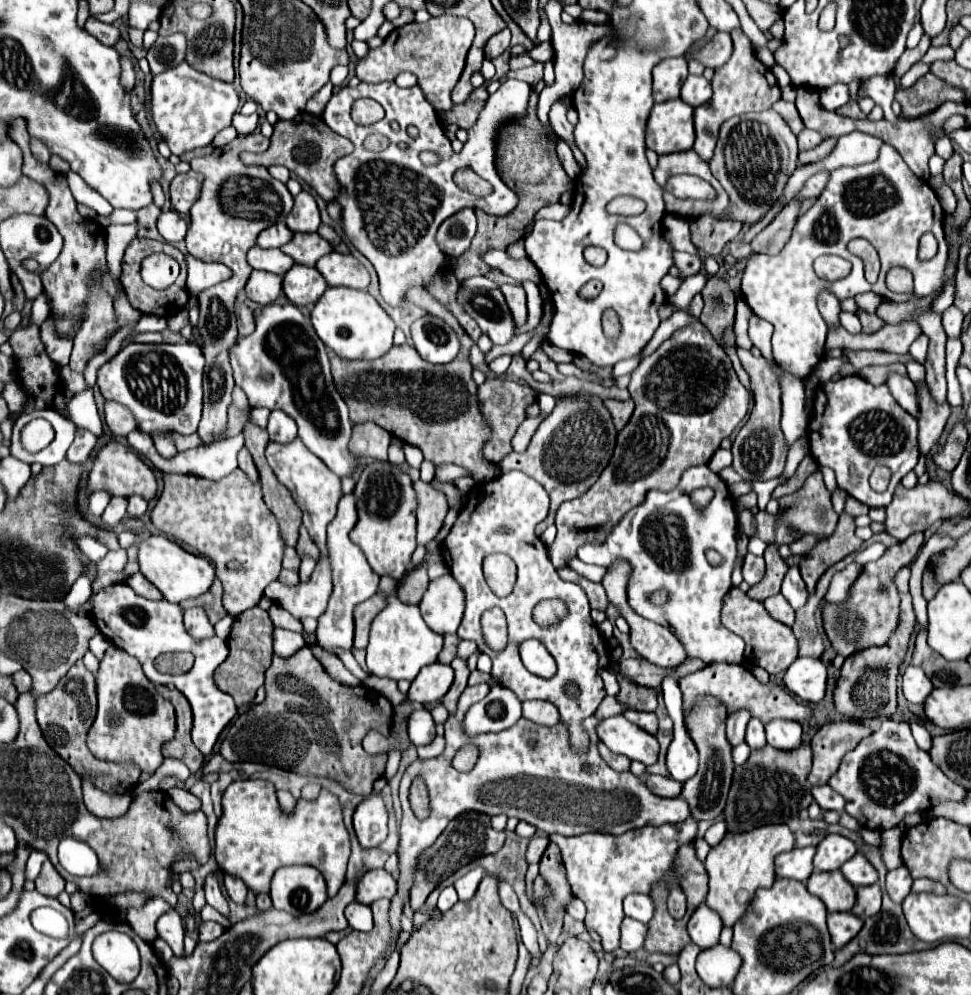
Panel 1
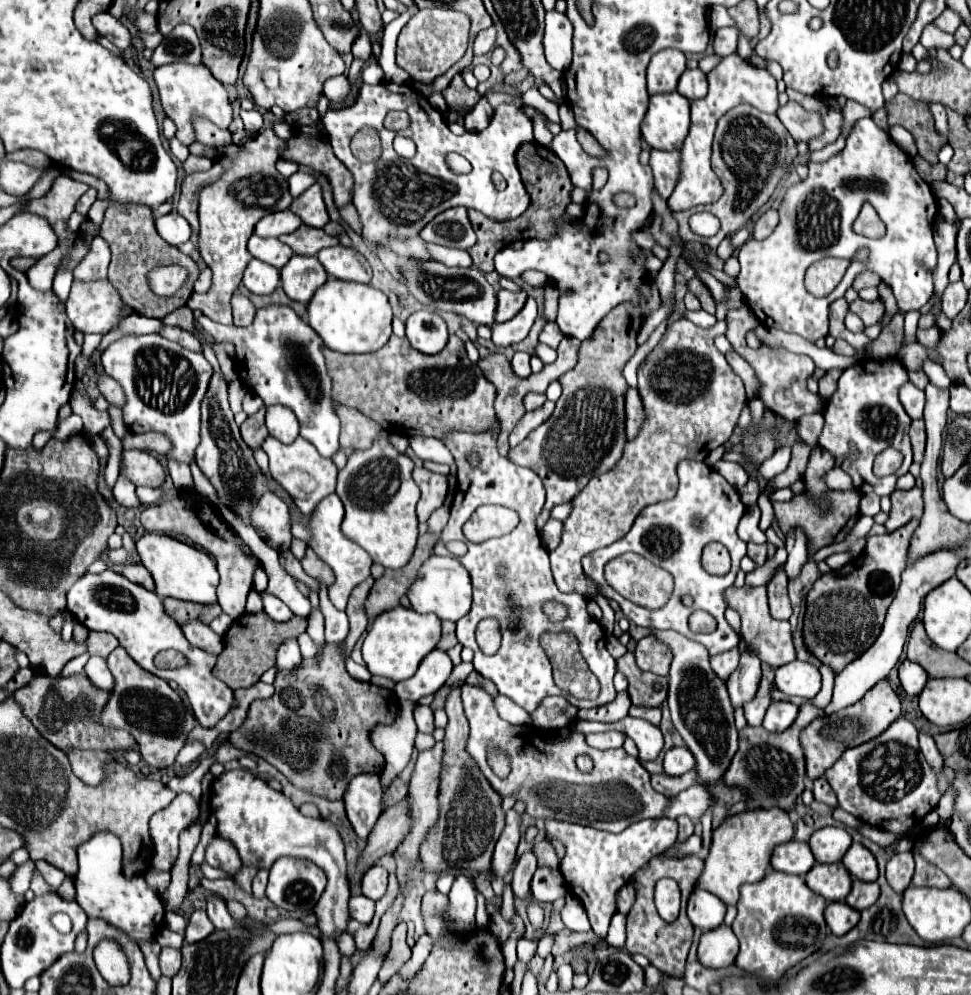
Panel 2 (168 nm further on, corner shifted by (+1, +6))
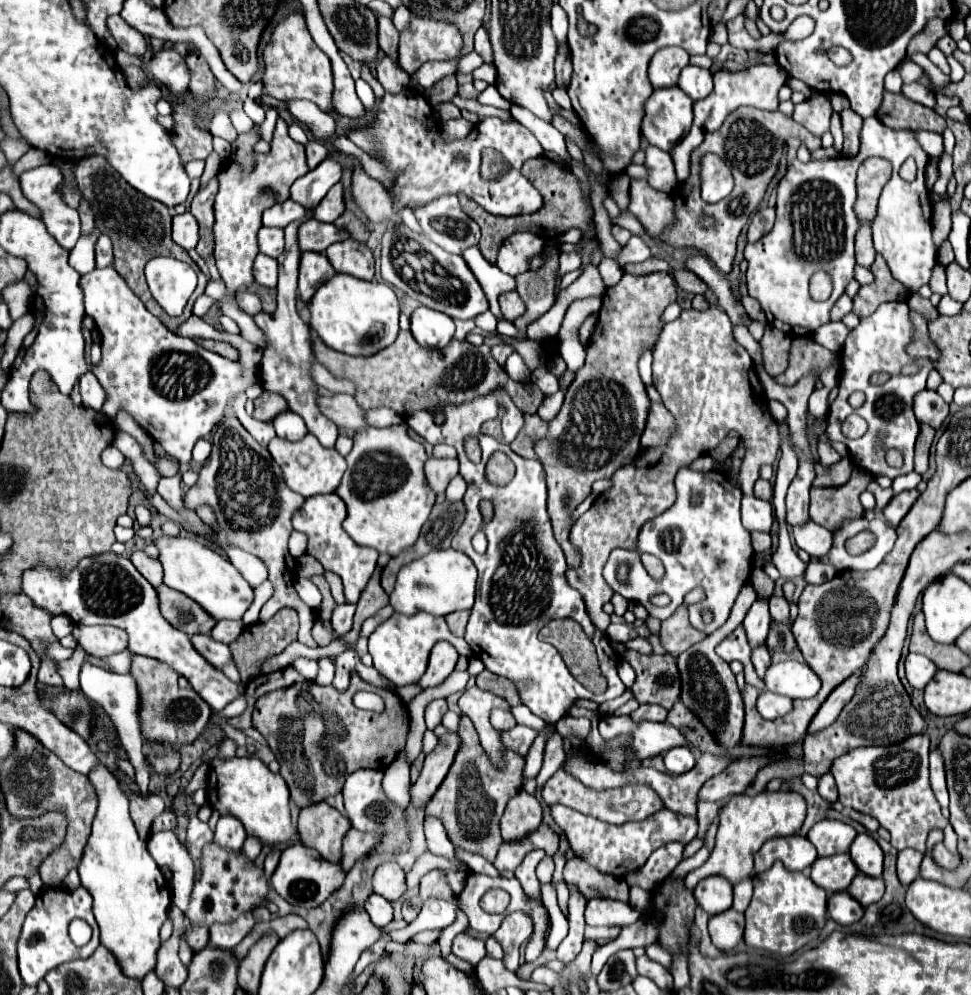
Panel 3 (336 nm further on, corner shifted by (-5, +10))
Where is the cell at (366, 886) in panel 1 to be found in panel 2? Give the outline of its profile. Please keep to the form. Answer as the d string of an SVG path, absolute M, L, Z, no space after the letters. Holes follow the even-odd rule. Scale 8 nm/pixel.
M373 866L361 880L363 894L371 900L379 900L387 888L387 870L383 866Z

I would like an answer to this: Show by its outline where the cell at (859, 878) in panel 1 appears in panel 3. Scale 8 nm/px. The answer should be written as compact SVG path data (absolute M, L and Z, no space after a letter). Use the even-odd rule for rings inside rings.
M861 832L855 836L855 842L851 844L849 852L851 852L853 862L857 864L857 868L863 874L881 876L881 872L883 872L883 850L867 832Z

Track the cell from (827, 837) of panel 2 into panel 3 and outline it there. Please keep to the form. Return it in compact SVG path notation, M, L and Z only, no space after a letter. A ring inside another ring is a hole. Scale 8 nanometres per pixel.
M821 820L807 832L807 840L817 848L819 856L847 852L855 836L855 828L841 820Z

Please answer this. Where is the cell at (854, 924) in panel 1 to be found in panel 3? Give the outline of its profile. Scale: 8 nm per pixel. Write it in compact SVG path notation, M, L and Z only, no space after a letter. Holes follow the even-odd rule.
M839 892L829 896L827 912L835 922L839 922L841 926L847 926L861 920L863 906L859 906L859 902L855 902L855 898L851 898L847 892Z

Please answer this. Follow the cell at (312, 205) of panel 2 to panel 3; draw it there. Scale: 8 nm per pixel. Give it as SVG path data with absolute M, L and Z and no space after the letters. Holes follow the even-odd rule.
M335 184L329 194L323 198L323 202L313 210L313 218L319 222L335 222L345 212L343 202L343 184Z

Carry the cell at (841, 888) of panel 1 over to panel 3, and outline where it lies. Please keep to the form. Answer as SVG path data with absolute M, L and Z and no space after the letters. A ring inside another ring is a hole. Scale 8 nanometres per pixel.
M849 854L817 858L811 866L811 880L827 890L827 894L835 894L847 890L851 880L857 876L857 866Z

